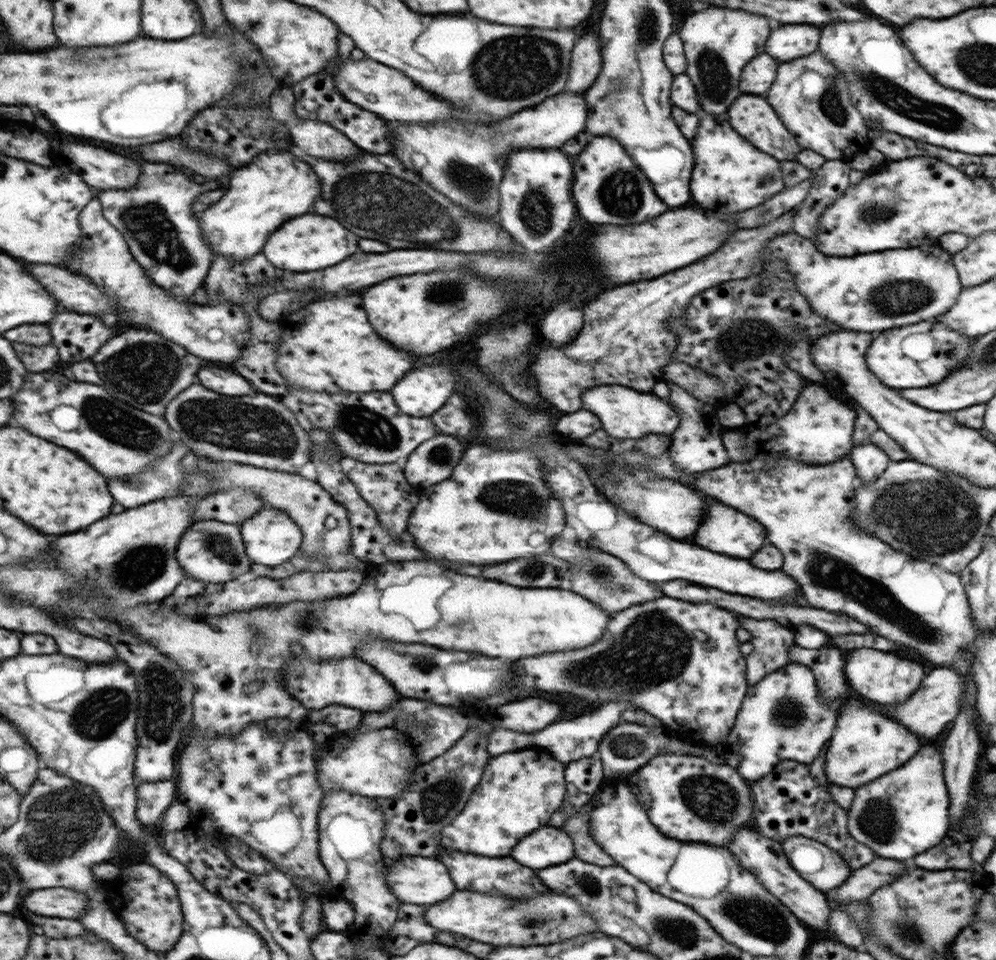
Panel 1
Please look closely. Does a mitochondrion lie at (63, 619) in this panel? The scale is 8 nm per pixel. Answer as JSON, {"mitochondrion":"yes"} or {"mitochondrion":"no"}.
{"mitochondrion":"no"}

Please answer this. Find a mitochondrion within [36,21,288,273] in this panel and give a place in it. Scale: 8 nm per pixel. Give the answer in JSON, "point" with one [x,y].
{"point":[68,61]}

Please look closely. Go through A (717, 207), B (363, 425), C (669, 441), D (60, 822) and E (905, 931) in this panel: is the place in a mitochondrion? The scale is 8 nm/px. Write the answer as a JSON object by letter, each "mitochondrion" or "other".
{"A":"other","B":"mitochondrion","C":"other","D":"mitochondrion","E":"mitochondrion"}

